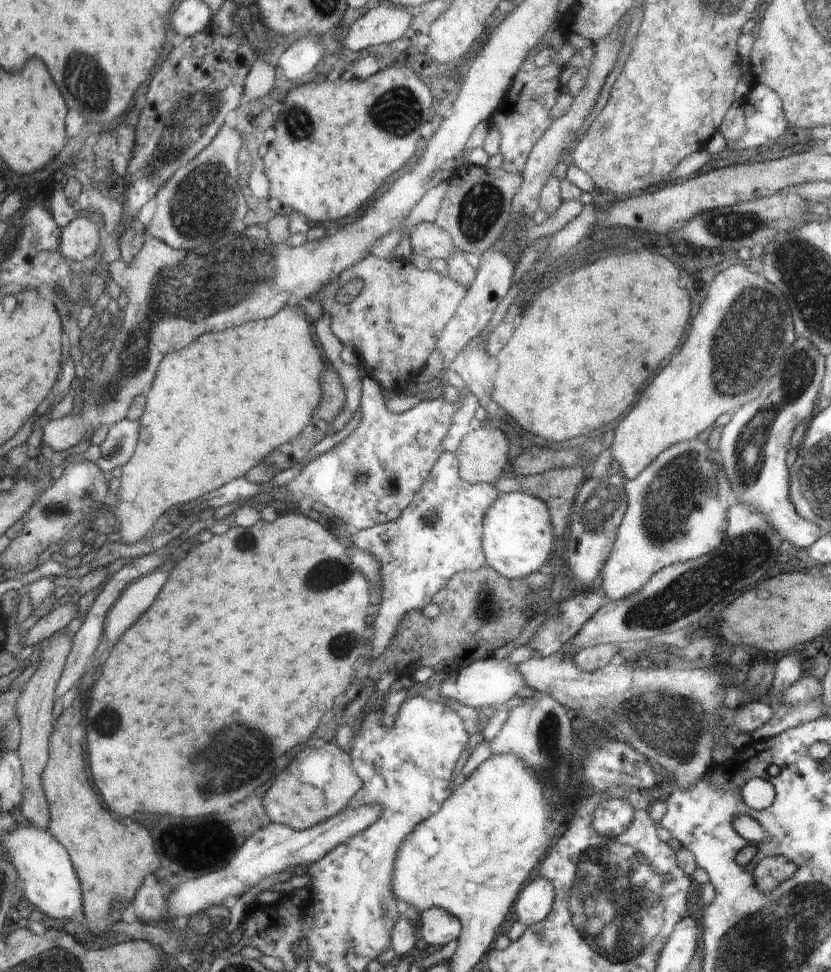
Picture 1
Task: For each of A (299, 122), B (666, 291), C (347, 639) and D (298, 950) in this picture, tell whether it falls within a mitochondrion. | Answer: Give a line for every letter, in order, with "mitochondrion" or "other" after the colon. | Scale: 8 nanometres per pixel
A: mitochondrion
B: other
C: mitochondrion
D: other

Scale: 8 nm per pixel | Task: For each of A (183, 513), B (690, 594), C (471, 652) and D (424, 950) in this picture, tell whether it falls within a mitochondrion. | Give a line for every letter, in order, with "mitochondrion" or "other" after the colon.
A: other
B: mitochondrion
C: mitochondrion
D: other

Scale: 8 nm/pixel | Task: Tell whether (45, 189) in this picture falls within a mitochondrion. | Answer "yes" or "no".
no

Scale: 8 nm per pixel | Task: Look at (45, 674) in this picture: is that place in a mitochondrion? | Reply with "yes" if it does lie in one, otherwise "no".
no

